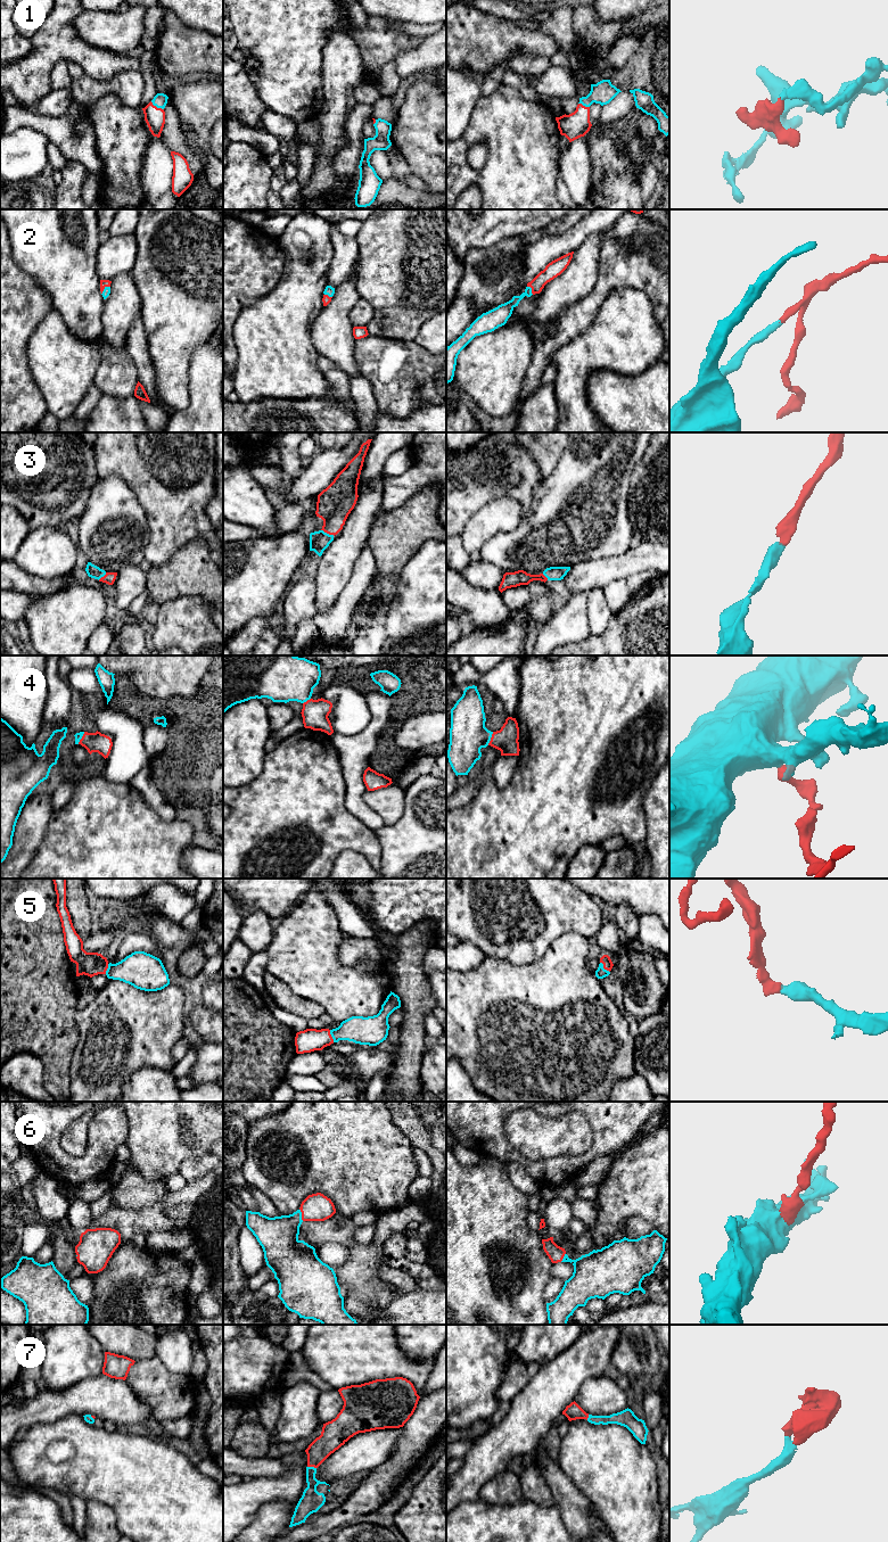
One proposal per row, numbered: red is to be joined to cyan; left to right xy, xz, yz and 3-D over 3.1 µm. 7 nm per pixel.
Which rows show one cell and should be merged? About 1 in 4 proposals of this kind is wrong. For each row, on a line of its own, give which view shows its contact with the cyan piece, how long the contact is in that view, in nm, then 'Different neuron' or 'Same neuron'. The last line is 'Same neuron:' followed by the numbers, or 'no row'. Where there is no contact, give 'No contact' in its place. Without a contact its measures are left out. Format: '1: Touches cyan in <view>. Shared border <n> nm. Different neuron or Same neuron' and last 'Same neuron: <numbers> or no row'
1: Touches cyan in xy. Shared border 110 nm. Same neuron
2: Touches cyan in yz. Shared border 80 nm. Same neuron
3: Touches cyan in xz. Shared border 100 nm. Same neuron
4: Touches cyan in yz. Shared border 100 nm. Same neuron
5: Touches cyan in yz. Shared border 100 nm. Same neuron
6: Touches cyan in xz. Shared border 90 nm. Same neuron
7: Touches cyan in xz. Shared border 70 nm. Same neuron
Same neuron: 1, 2, 3, 4, 5, 6, 7

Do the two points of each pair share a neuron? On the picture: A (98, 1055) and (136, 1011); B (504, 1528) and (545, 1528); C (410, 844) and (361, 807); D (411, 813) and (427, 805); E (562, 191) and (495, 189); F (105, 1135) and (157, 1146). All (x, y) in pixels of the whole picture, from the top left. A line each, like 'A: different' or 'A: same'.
A: same
B: same
C: different
D: same
E: different
F: different

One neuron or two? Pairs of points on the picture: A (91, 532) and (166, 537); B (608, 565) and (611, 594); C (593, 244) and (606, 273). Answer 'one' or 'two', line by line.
A: two
B: two
C: two

